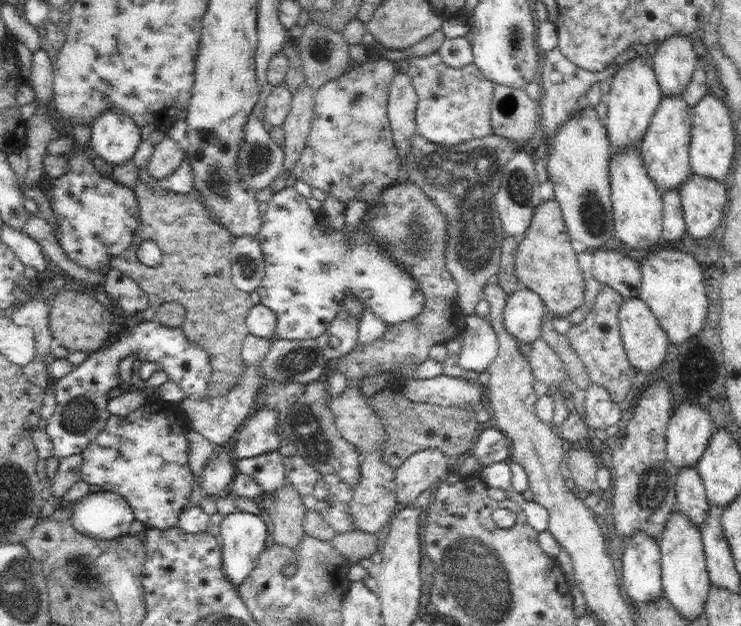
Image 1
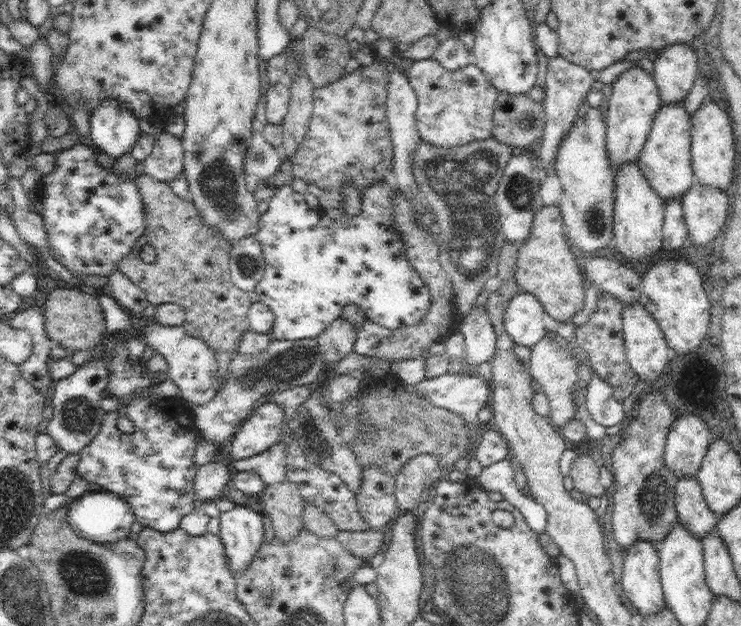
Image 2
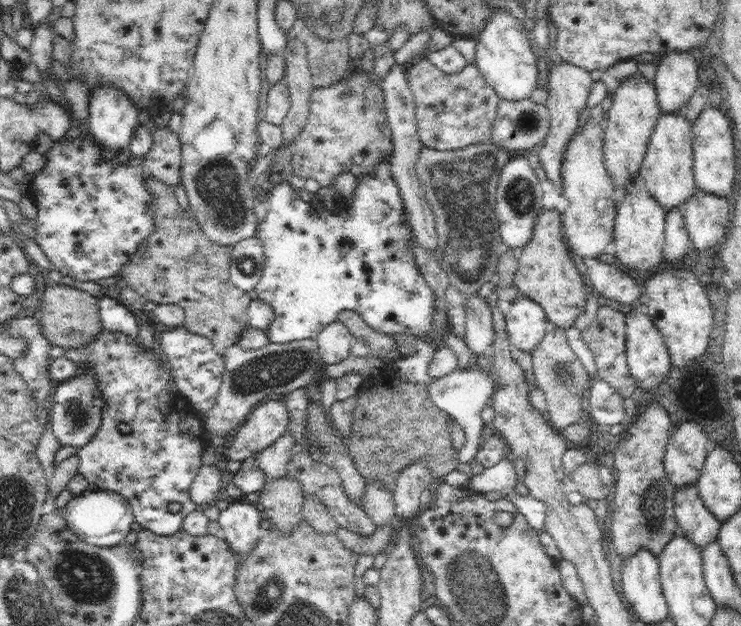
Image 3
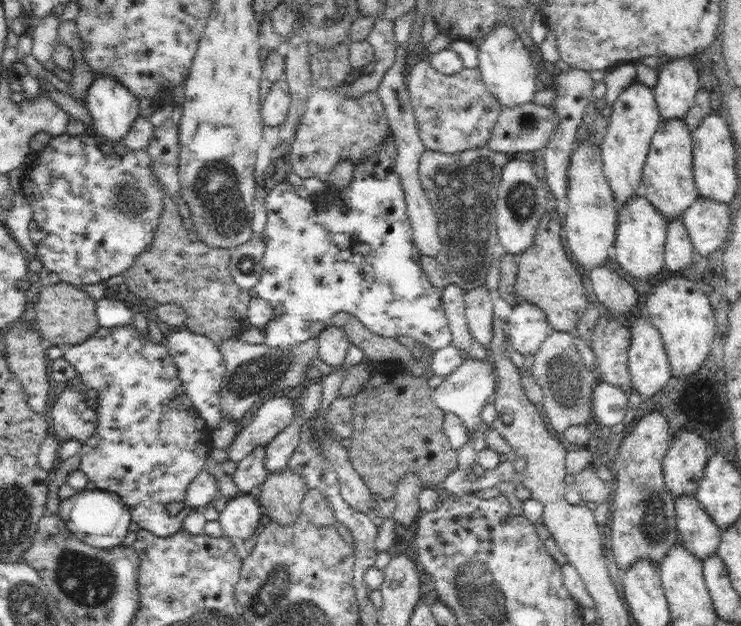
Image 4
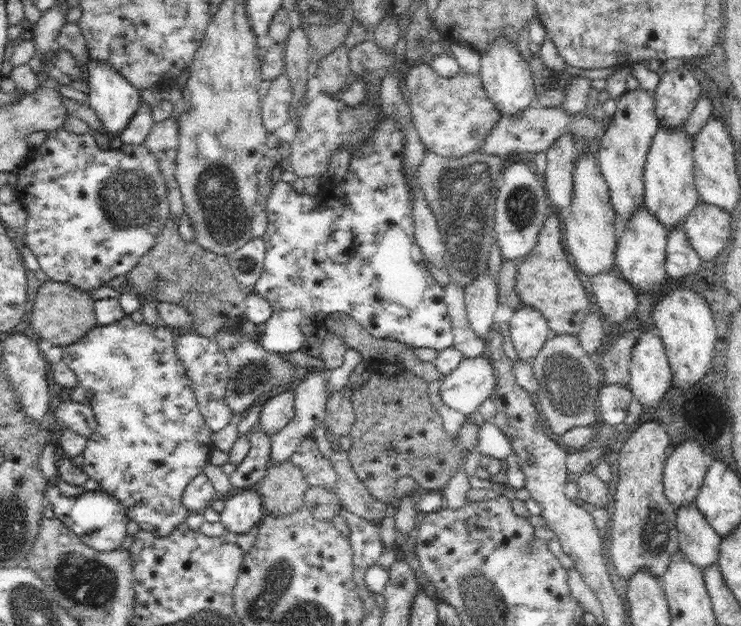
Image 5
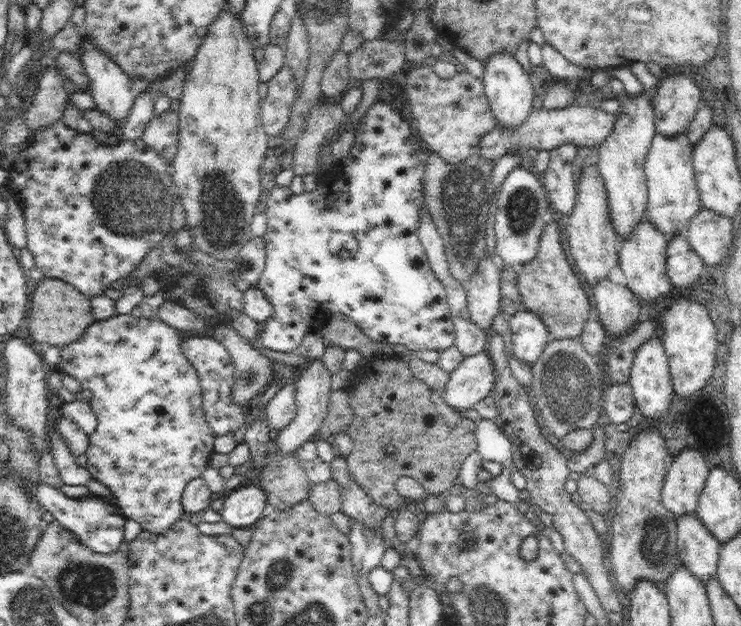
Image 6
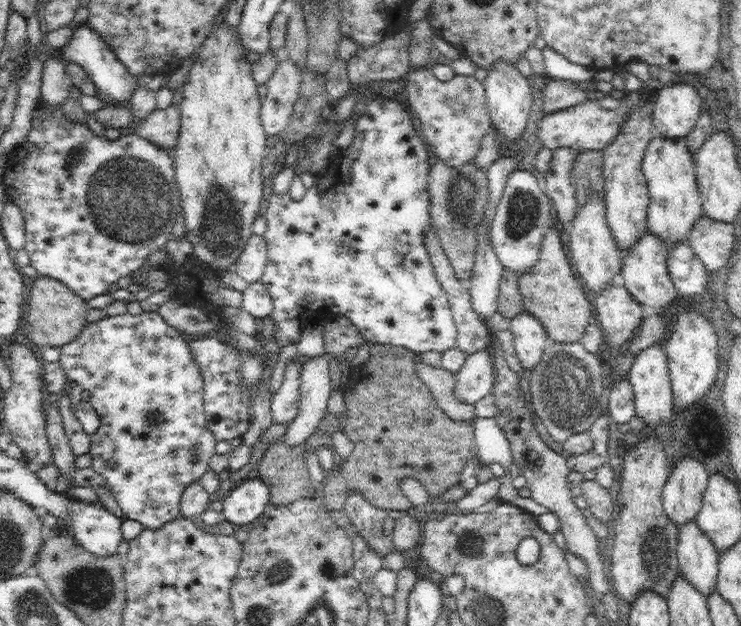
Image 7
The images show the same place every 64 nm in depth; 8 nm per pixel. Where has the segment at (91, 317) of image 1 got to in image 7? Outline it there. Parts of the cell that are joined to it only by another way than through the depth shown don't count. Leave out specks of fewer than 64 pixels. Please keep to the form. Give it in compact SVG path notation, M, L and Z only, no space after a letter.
M37 278L31 288L31 310L25 316L23 332L37 346L65 346L77 340L87 322L87 300L77 296L67 284L55 278Z

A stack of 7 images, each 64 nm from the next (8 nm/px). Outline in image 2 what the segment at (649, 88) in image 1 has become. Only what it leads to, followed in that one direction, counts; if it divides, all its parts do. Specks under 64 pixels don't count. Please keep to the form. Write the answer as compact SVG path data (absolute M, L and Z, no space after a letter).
M633 62L633 66L627 68L625 72L621 72L611 86L613 88L611 88L609 100L605 100L603 122L607 126L605 130L607 156L611 160L611 166L617 168L627 160L635 160L635 158L639 160L643 144L653 126L653 118L661 106L661 100L659 100L653 74L647 74L645 68L641 68L637 62Z

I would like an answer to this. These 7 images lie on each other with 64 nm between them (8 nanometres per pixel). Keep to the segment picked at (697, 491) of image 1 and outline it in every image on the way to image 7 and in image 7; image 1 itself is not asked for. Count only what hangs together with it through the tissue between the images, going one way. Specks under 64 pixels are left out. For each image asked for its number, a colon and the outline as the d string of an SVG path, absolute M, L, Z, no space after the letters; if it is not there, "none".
2: M679 476L675 484L675 510L679 520L699 536L699 540L717 528L717 516L707 508L697 476Z
3: M683 484L683 486L675 486L675 494L673 494L673 510L675 510L675 520L677 526L683 530L683 534L693 540L693 544L697 544L701 550L711 542L717 540L719 536L719 526L721 520L715 518L715 514L711 514L695 484Z
4: M695 494L673 496L677 532L695 558L707 558L721 542L721 530L699 504Z
5: M695 500L675 506L675 510L679 550L685 554L685 558L689 558L689 562L699 570L705 570L707 566L719 562L721 536L711 528L707 518L697 508Z
6: M697 512L677 516L677 556L701 584L717 572L719 546L719 540L705 528Z
7: M695 520L677 524L677 530L677 564L681 576L701 594L711 594L717 588L717 548Z

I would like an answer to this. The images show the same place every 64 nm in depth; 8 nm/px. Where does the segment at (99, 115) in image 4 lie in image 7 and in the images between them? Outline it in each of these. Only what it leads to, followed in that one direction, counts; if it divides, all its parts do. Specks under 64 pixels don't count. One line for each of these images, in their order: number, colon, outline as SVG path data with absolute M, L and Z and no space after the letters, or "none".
5: M89 60L89 80L87 80L87 88L85 88L85 106L89 110L93 110L95 118L101 122L101 132L107 138L119 138L121 132L127 128L129 120L133 120L133 114L137 112L141 98L139 92L135 88L131 88L125 78L121 78L121 74L113 72L111 66L107 64L97 64Z
6: M83 42L81 48L83 48L83 52L81 52L81 64L85 68L87 94L93 100L93 110L99 110L101 114L105 114L109 118L109 122L113 124L113 130L119 130L125 124L125 120L127 120L127 116L129 116L129 112L131 112L137 96L145 92L147 84L143 84L141 80L129 80L129 76L125 76L121 72L121 68L109 56L101 54L99 50L95 50L93 44Z
7: M83 24L81 28L75 28L73 36L71 36L71 42L67 48L61 50L61 58L65 60L71 60L71 62L77 62L85 76L91 80L93 88L95 88L95 98L99 102L103 102L107 108L113 106L113 108L121 108L121 106L127 106L135 88L139 86L145 86L147 90L151 92L157 92L159 88L163 88L165 84L165 76L151 76L151 78L135 78L135 76L129 76L125 70L125 64L121 64L115 56L115 52L101 40L101 36L97 32L93 32L89 28L89 24Z

